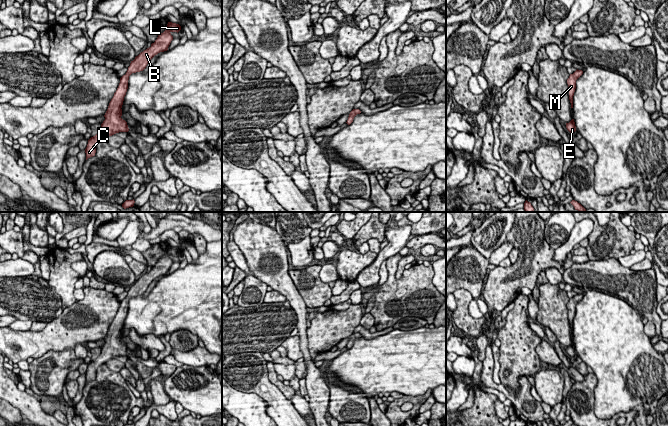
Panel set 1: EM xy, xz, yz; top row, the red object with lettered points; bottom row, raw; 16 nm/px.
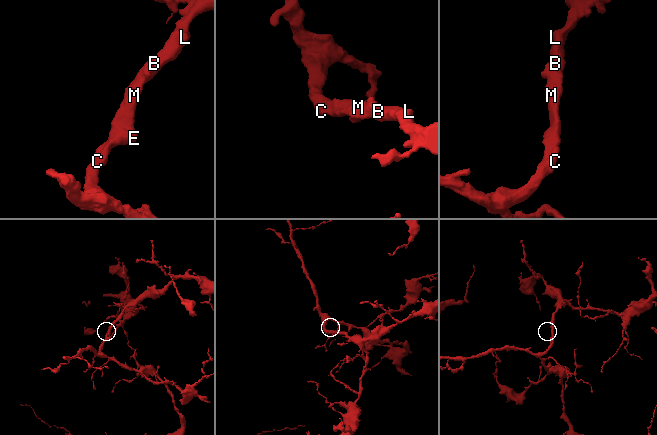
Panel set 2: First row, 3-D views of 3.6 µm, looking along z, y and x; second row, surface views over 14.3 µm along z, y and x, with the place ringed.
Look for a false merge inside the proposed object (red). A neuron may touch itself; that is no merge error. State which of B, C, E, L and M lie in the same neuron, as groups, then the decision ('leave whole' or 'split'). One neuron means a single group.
B C E L M; leave whole

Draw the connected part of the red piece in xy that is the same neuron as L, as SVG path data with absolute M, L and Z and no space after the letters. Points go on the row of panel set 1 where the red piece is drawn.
M168 22L166 30L159 34L154 43L149 48L141 52L131 61L130 66L125 75L120 78L119 86L111 99L108 109L104 115L105 120L101 124L101 130L88 140L85 149L86 160L95 156L96 146L104 139L119 132L128 132L127 122L121 118L122 105L124 97L128 89L129 76L132 73L143 71L149 61L158 53L168 50L168 47L173 40L172 32L179 32L181 26L176 23Z

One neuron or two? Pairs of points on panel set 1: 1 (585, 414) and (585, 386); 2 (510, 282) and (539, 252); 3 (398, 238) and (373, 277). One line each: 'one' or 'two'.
1: one
2: one
3: one

